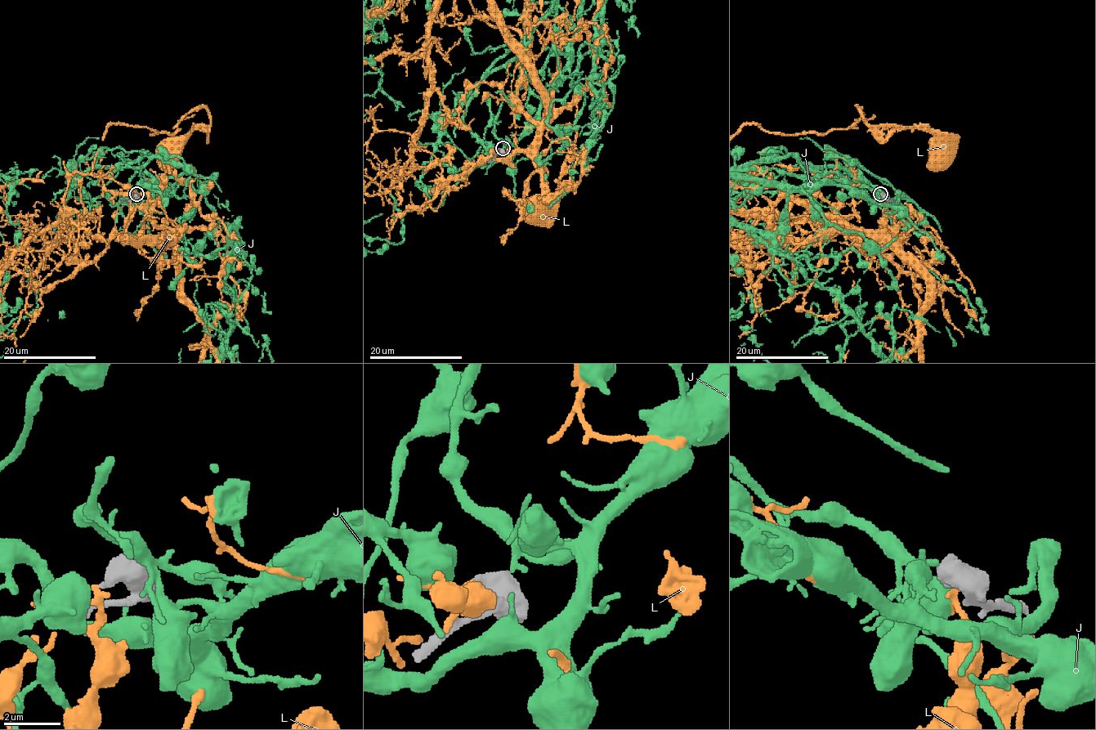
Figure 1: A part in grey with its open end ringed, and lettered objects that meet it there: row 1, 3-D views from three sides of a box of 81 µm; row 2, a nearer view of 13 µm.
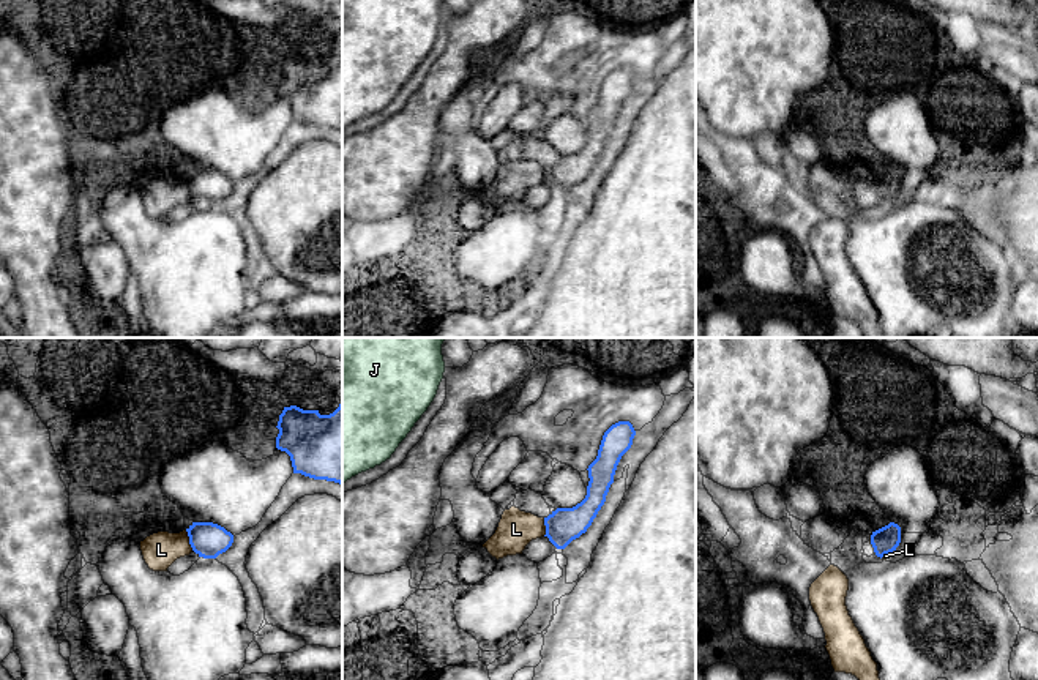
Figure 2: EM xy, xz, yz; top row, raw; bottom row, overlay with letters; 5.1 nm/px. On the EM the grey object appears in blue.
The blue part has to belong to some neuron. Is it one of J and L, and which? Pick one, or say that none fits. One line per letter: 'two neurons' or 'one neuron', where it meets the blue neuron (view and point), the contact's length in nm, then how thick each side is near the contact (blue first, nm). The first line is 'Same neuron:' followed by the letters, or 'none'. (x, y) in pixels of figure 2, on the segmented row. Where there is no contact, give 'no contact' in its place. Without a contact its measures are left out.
Same neuron: J
J: one neuron; no contact
L: two neurons; contact xy (190, 540); length 110 nm; calibres 180 and 180 nm

